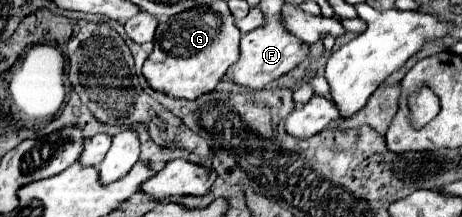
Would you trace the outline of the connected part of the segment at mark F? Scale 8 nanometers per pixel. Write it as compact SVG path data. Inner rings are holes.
M274 16L264 26L242 36L240 60L236 62L236 66L232 66L232 70L228 70L228 78L232 78L236 84L258 90L294 70L298 64L308 60L308 56L310 56L310 44L304 44L300 38L288 32L284 28L282 16Z

